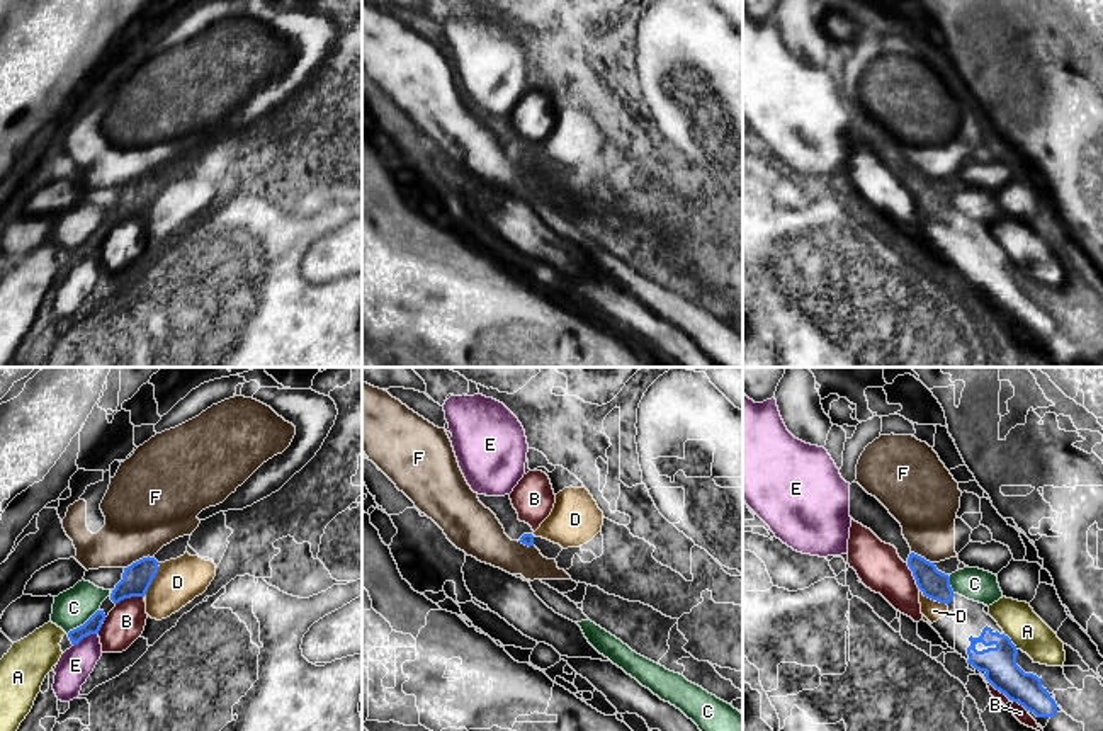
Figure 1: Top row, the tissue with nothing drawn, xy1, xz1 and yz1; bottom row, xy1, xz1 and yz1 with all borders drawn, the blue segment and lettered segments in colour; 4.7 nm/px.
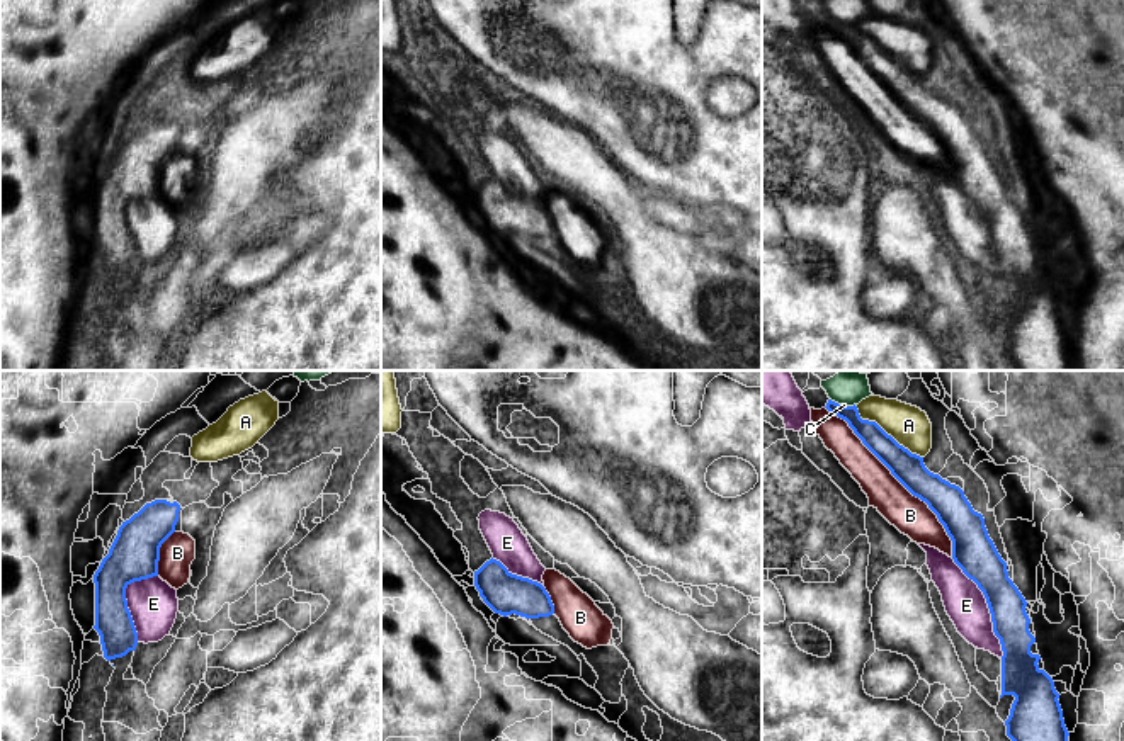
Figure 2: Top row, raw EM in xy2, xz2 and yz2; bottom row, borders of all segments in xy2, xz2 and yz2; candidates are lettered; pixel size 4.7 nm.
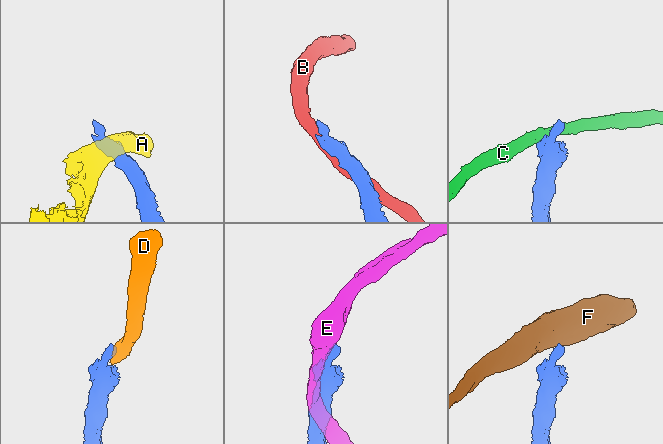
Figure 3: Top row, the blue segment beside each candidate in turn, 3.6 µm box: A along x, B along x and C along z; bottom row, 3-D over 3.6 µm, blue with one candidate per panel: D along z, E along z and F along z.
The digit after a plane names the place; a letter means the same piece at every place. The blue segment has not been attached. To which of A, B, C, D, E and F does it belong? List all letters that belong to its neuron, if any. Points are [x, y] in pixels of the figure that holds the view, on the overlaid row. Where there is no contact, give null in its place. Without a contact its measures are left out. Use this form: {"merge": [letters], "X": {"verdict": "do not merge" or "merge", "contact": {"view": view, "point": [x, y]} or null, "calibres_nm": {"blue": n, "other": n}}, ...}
{"merge": ["D"], "A": {"verdict": "do not merge", "contact": {"view": "yz2", "point": [885, 432]}, "calibres_nm": {"blue": 150, "other": 190}}, "B": {"verdict": "do not merge", "contact": {"view": "yz2", "point": [900, 481]}, "calibres_nm": {"blue": 170, "other": 180}}, "C": {"verdict": "do not merge", "contact": {"view": "xy1", "point": [84, 624]}, "calibres_nm": {"blue": 80, "other": 180}}, "D": {"verdict": "merge", "contact": {"view": "xy1", "point": [153, 577]}, "calibres_nm": {"blue": 140, "other": 220}}, "E": {"verdict": "do not merge", "contact": {"view": "yz2", "point": [988, 607]}, "calibres_nm": {"blue": 190, "other": 190}}, "F": {"verdict": "do not merge", "contact": {"view": "xy1", "point": [140, 560]}, "calibres_nm": {"blue": 140, "other": 400}}}

